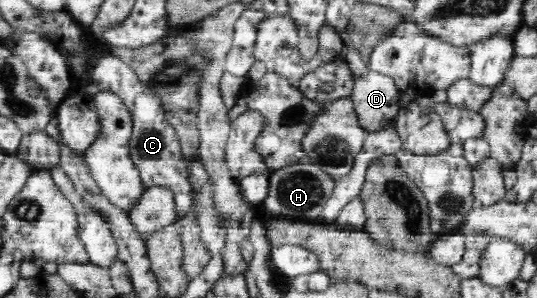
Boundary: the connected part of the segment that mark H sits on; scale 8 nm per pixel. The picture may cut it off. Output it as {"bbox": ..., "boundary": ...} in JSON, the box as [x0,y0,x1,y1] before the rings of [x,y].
{"bbox":[262,160,333,220],"boundary":[[[308,160],[270,171],[269,191],[262,205],[262,212],[269,215],[306,220],[323,218],[324,206],[331,197],[333,184],[330,174],[326,174],[321,167]]]}

